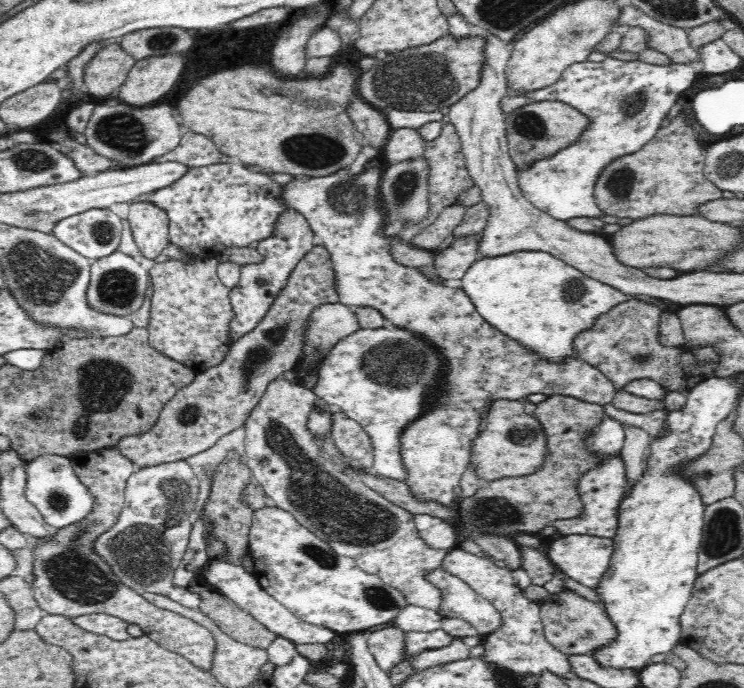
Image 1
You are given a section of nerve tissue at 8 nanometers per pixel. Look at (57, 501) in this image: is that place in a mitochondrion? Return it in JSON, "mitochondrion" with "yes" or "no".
{"mitochondrion":"yes"}

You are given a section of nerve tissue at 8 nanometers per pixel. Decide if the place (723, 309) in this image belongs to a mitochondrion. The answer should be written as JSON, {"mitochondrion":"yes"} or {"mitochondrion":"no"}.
{"mitochondrion":"no"}

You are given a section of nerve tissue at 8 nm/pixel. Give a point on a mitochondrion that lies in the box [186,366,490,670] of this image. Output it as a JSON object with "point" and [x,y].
{"point":[343,516]}

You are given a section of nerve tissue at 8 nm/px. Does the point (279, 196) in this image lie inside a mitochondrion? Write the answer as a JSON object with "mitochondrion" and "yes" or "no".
{"mitochondrion":"no"}

